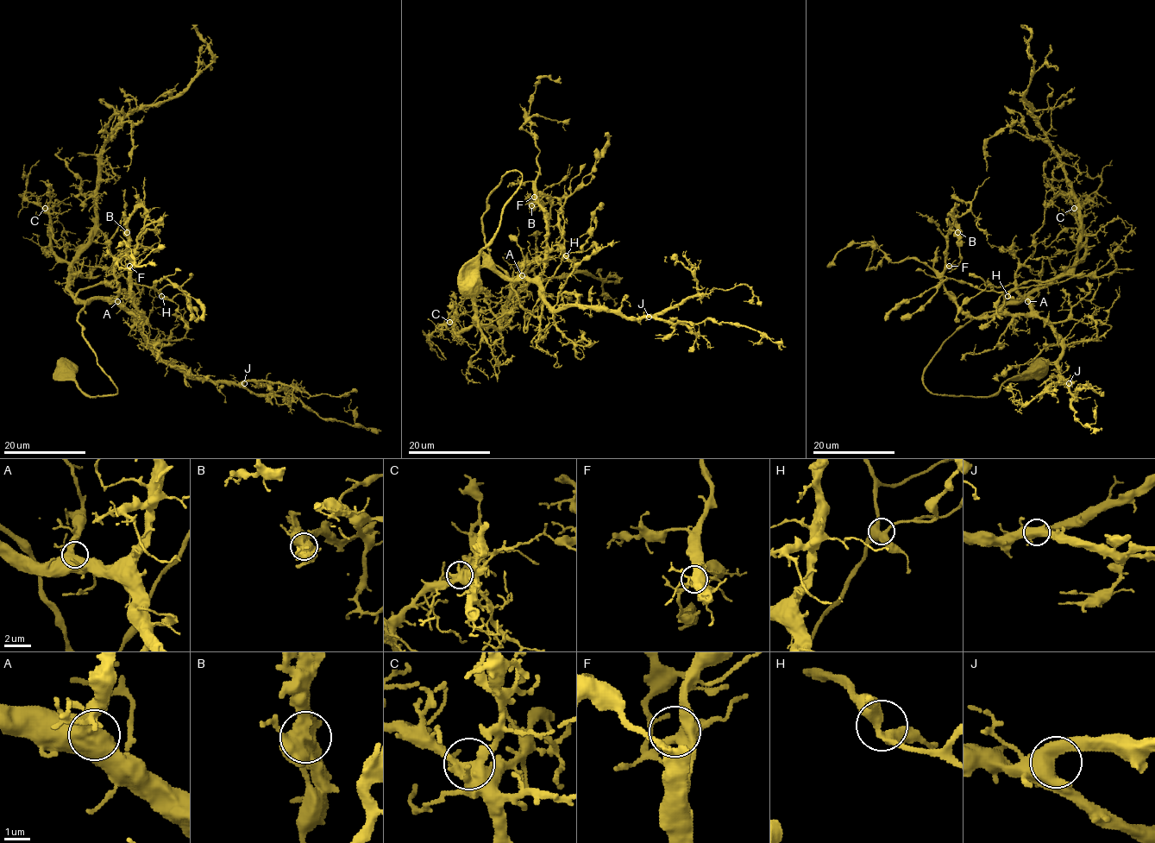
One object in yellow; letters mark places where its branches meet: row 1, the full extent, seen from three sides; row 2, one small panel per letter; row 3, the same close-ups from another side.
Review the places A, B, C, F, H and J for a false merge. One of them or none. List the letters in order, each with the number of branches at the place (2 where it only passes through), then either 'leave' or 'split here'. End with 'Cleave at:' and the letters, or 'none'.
A: branches 3; leave
B: branches 4; split here
C: branches 5; leave
F: branches 4; leave
H: branches 4; leave
J: branches 4; leave
Cleave at: B

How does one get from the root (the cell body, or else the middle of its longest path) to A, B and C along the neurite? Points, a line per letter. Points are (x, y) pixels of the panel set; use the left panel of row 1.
A: (67, 371), (87, 396), (117, 393), (113, 380), (98, 365), (78, 322), (78, 314), (92, 298), (117, 301)
B: (67, 371), (87, 396), (117, 393), (78, 314), (103, 298), (143, 317), (125, 269), (128, 231)
C: (67, 371), (87, 396), (117, 393), (83, 336), (84, 305), (68, 289), (70, 266), (53, 250), (45, 208)

